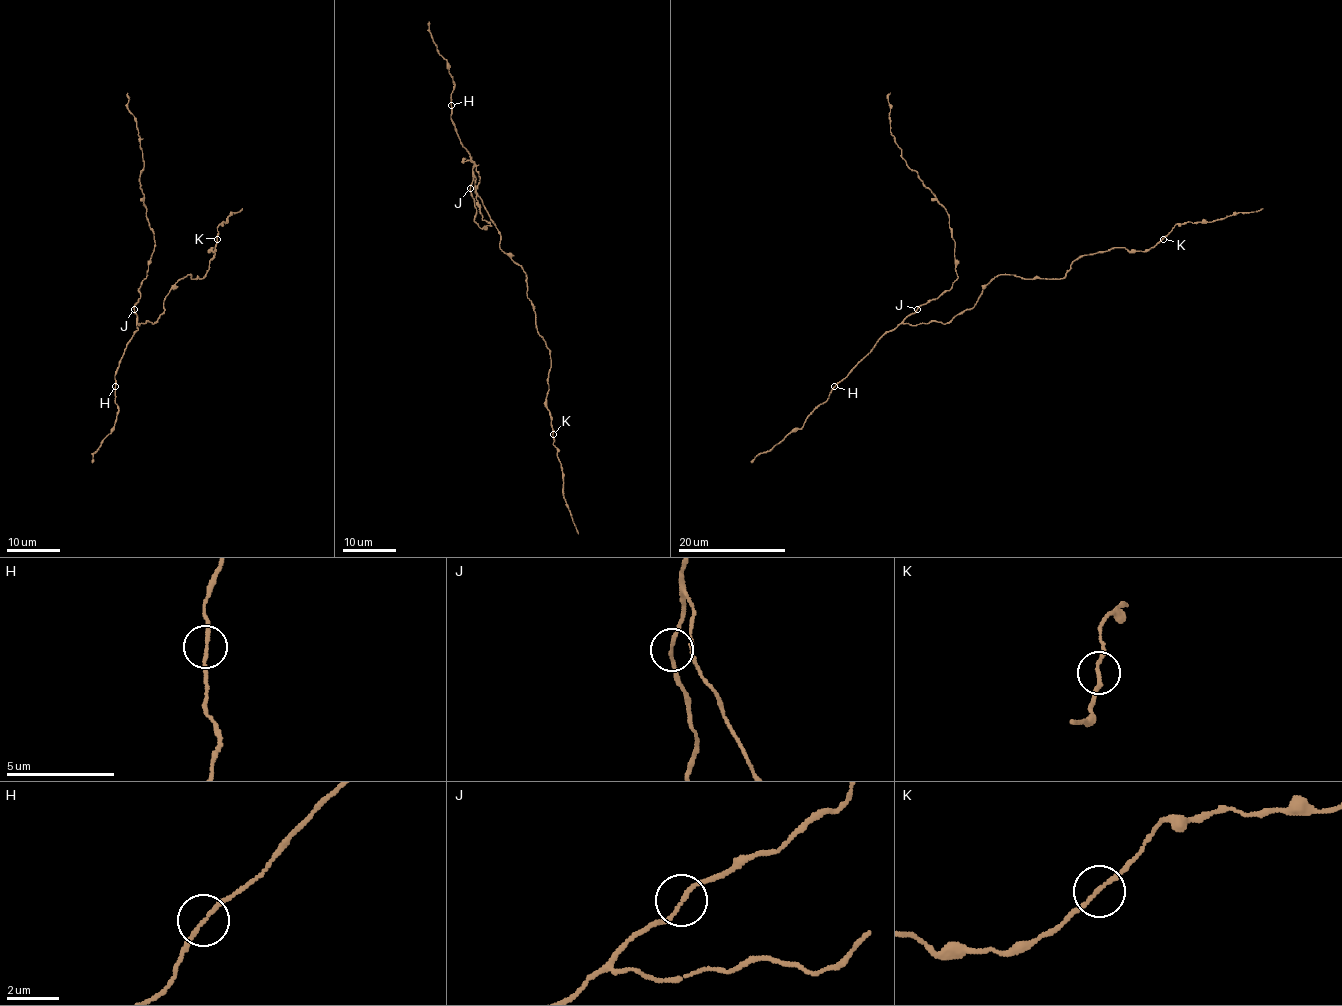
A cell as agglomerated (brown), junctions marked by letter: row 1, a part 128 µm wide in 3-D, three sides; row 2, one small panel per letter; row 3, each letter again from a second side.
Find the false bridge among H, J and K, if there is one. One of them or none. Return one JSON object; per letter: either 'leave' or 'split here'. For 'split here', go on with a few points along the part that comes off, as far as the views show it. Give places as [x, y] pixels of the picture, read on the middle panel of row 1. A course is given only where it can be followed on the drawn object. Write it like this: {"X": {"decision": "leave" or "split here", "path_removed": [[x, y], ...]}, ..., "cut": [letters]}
{"H": {"decision": "leave"}, "J": {"decision": "leave"}, "K": {"decision": "leave"}, "cut": []}

